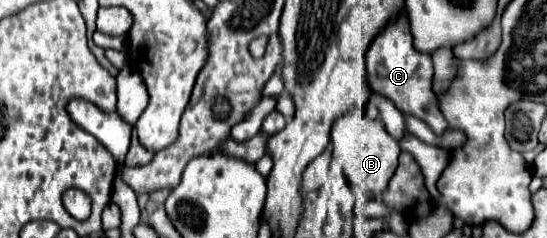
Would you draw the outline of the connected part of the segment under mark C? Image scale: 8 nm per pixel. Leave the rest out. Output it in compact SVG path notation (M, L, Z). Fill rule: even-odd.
M397 17L395 23L389 23L381 35L371 43L367 51L367 71L369 71L369 87L371 91L393 99L395 107L403 115L417 117L425 121L435 135L443 135L447 129L447 121L439 109L439 101L435 93L431 91L431 79L433 79L433 63L431 57L425 53L415 51L413 37L409 33L407 17Z

